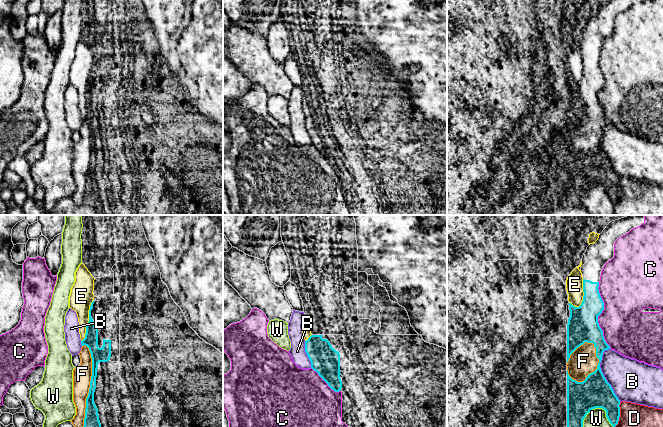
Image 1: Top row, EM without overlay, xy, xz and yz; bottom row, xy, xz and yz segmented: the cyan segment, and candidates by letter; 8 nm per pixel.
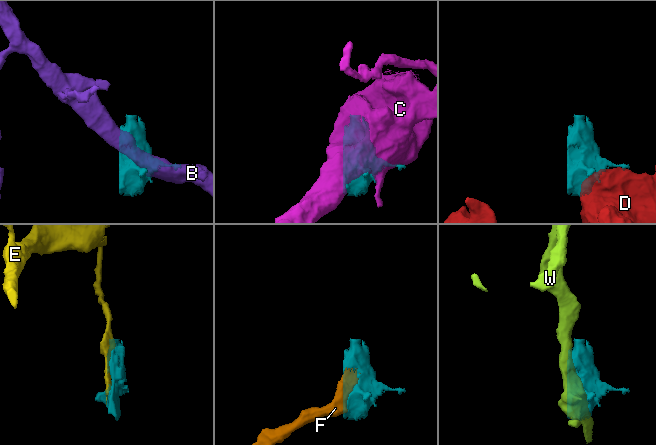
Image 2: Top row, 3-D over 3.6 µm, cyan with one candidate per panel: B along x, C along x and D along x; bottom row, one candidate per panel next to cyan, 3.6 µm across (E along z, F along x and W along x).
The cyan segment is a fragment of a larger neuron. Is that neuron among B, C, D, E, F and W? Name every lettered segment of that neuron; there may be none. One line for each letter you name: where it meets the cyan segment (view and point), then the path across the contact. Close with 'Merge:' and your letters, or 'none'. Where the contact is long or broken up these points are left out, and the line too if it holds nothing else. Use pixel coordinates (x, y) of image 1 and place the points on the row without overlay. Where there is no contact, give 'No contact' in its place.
F: Touches cyan at yz (597, 141)
Merge: F

